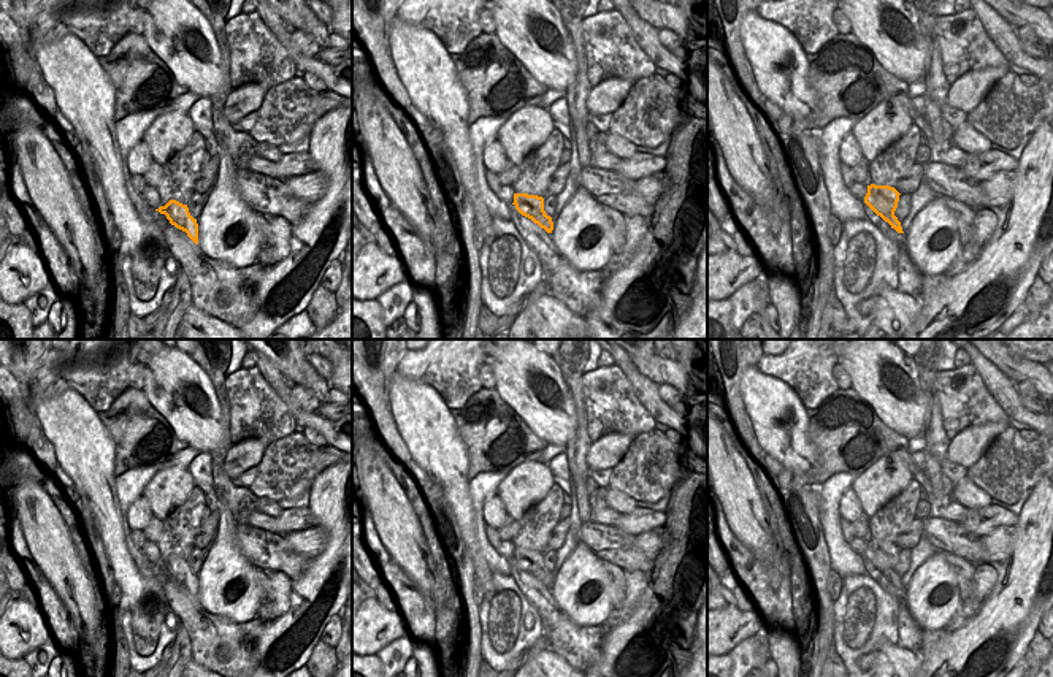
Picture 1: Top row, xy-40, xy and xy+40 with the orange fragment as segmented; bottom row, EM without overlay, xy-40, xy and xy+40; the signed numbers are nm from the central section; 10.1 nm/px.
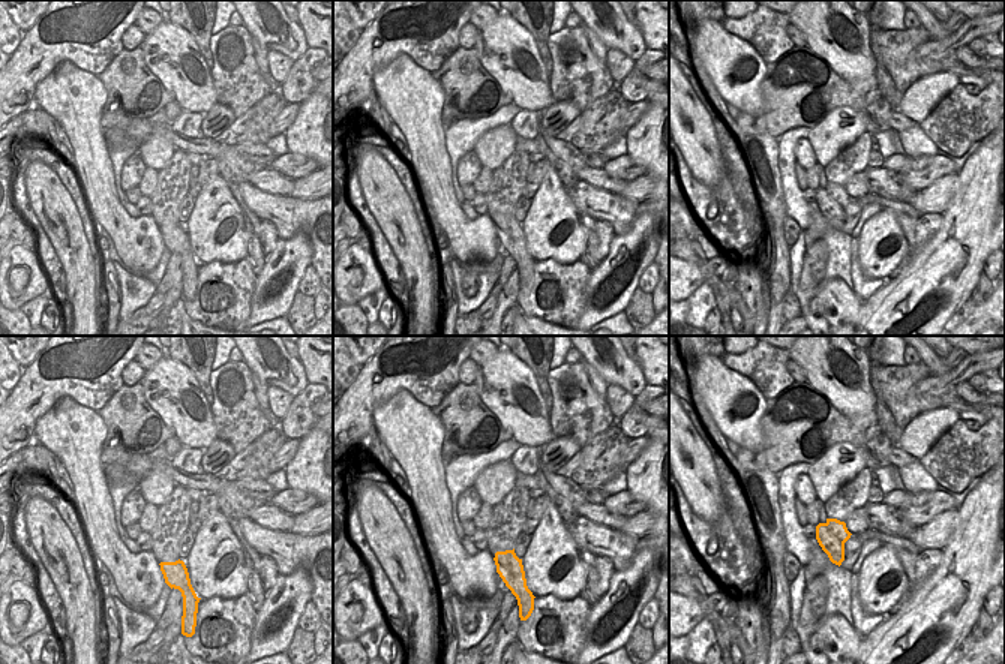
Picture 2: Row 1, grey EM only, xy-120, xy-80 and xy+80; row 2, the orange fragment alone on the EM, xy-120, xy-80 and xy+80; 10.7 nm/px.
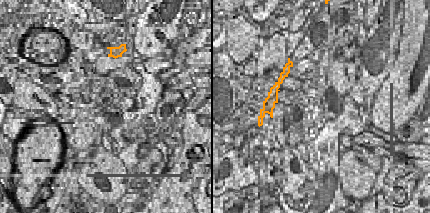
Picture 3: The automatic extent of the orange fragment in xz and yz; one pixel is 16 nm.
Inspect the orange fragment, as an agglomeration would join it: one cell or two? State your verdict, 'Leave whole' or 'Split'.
Split

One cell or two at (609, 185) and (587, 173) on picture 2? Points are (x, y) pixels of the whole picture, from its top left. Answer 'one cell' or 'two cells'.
one cell

